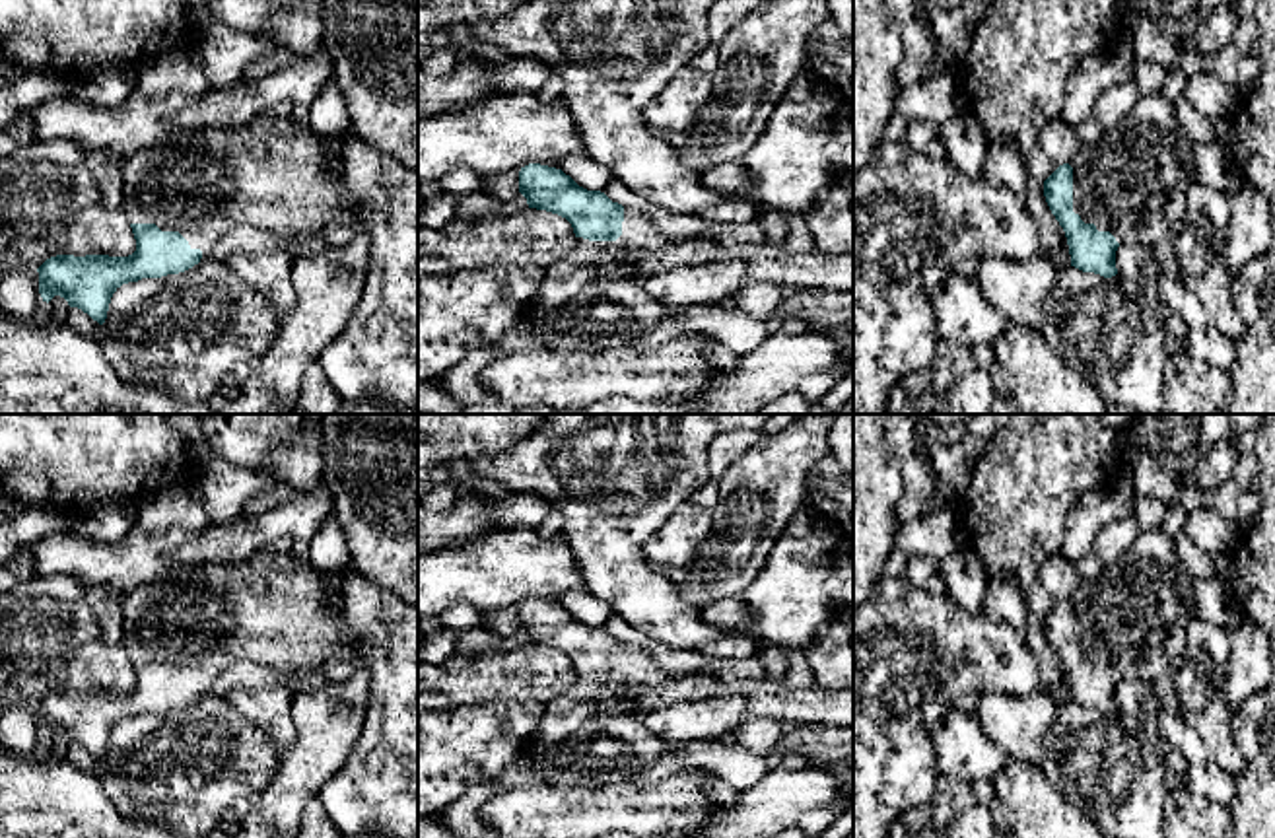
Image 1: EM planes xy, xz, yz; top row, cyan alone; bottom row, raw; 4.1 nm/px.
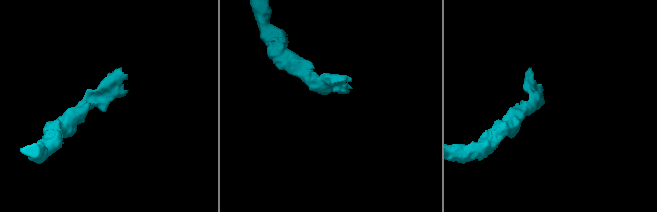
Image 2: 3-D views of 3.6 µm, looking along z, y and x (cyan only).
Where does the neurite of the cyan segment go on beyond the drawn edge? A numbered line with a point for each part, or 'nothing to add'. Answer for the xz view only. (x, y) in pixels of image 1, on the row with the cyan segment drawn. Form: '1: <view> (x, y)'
1: xz (638, 234)

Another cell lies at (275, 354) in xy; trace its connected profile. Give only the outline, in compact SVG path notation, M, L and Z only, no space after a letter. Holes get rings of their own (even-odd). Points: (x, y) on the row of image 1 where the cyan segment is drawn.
M363 231L344 247L328 245L319 255L293 259L299 303L282 319L264 366L251 371L239 397L218 414L264 414L276 404L295 408L301 375L344 332L362 297L367 259L369 235Z

